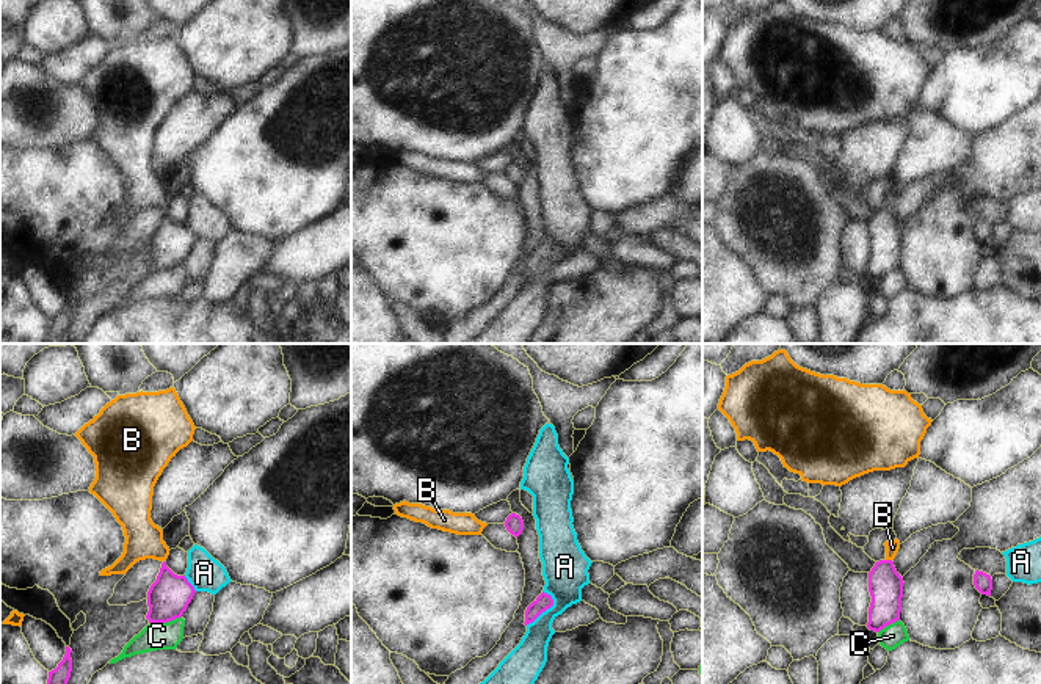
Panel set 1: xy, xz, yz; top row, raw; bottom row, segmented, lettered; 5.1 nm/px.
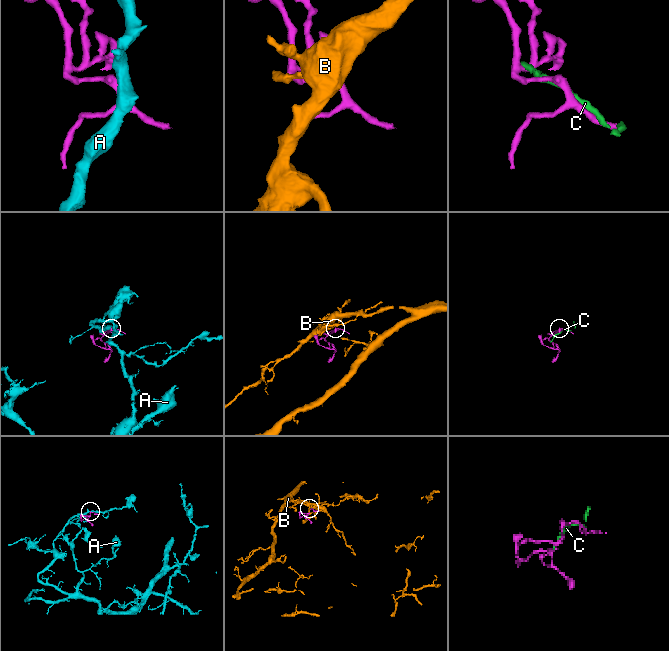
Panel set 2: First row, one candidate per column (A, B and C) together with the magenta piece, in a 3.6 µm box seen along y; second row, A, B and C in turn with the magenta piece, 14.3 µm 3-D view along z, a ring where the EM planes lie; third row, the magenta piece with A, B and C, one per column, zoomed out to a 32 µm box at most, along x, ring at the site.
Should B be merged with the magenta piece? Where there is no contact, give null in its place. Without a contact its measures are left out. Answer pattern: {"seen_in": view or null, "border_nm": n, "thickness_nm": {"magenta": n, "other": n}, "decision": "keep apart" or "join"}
{"seen_in": "yz", "border_nm": 30, "thickness_nm": {"magenta": 180, "other": 70}, "decision": "join"}

